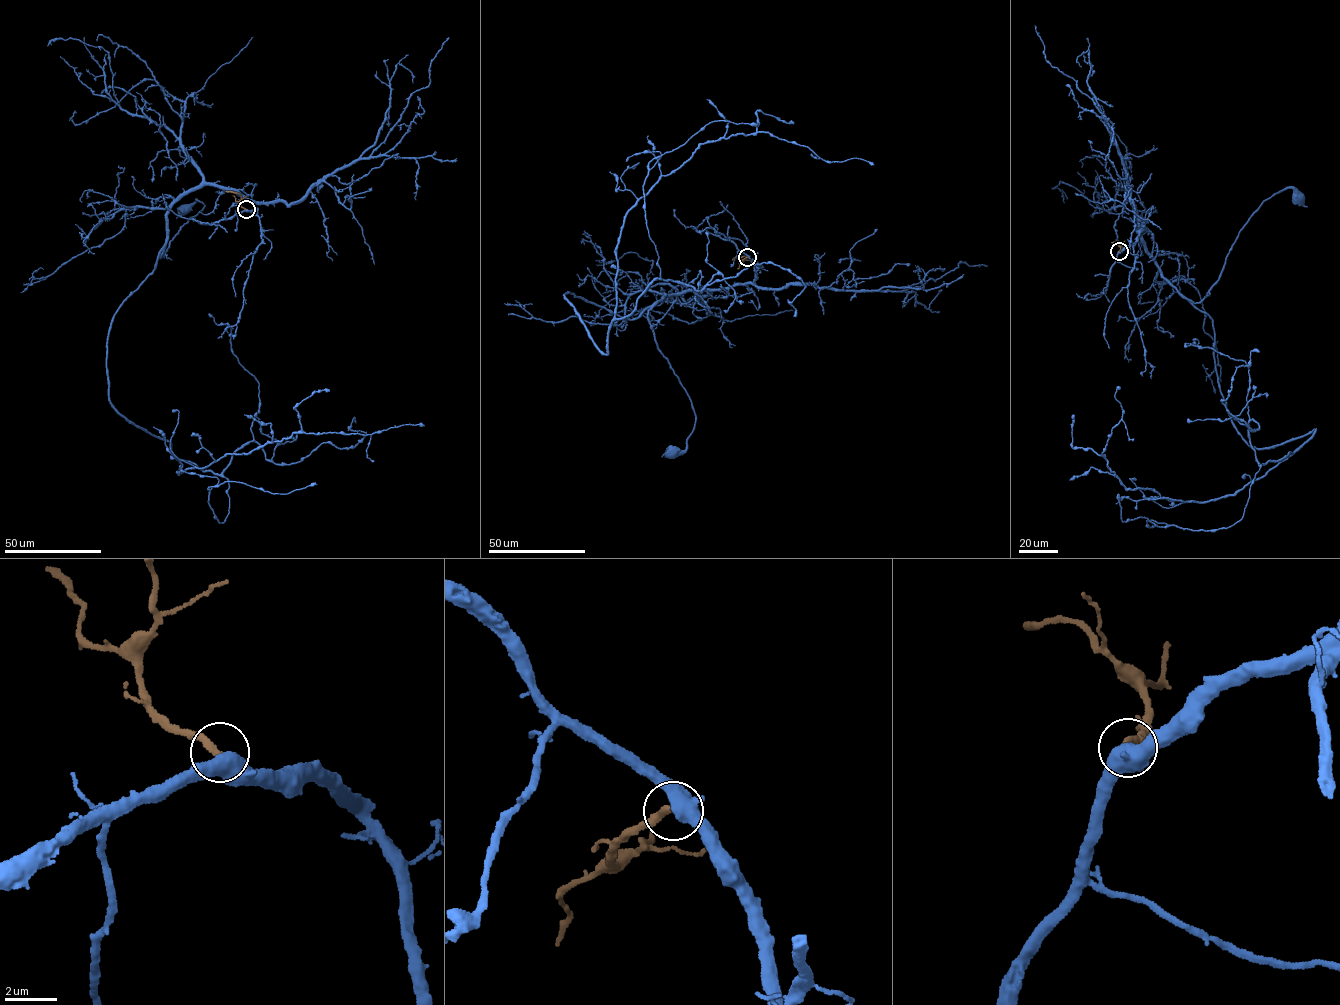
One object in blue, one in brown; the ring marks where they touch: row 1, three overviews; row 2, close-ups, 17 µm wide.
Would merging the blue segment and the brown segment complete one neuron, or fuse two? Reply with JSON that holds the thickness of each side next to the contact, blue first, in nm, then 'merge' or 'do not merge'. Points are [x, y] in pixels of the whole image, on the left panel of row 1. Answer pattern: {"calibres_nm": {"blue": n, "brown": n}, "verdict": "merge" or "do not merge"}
{"calibres_nm": {"blue": 480, "brown": 280}, "verdict": "merge"}

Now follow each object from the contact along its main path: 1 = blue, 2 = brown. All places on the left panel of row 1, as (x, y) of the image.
1: (246, 209), (256, 212), (233, 191), (184, 191), (166, 216), (161, 257), (205, 205), (182, 208)
2: (246, 209), (240, 205), (239, 194), (225, 191)

